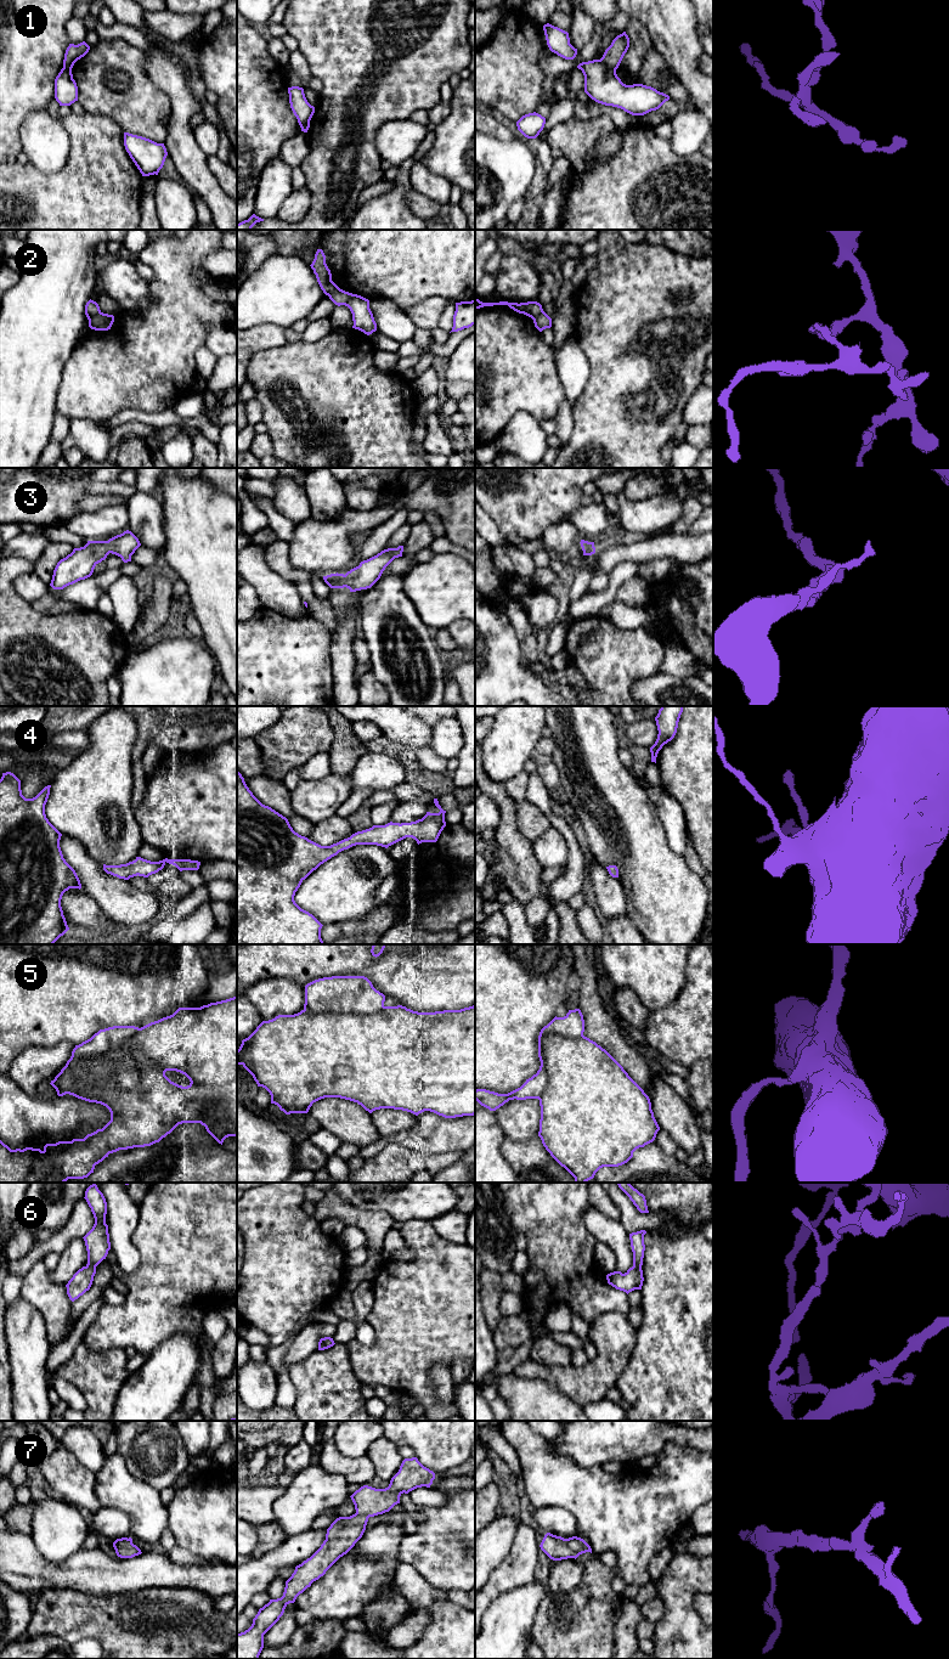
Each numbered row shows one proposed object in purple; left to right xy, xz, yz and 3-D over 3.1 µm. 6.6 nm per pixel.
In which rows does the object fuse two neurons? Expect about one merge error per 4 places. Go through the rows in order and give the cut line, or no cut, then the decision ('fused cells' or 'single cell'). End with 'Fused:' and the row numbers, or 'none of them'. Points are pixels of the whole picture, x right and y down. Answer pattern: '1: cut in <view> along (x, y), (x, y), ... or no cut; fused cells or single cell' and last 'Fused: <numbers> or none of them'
1: cut in yz along (598, 60), (608, 68), (615, 71); fused cells
2: cut in xy along (100, 311), (89, 320); fused cells
3: no cut; single cell
4: no cut; single cell
5: cut in yz along (582, 1034), (547, 1033), (542, 1038), (547, 1085), (538, 1099); fused cells
6: no cut; single cell
7: no cut; single cell
Fused: 1, 2, 5

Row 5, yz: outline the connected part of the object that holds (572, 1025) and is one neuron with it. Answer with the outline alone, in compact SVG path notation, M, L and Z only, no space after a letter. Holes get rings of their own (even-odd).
M580 1009L569 1010L564 1017L554 1017L544 1026L538 1036L538 1057L541 1061L540 1070L518 1089L508 1094L498 1094L486 1089L475 1090L475 1100L490 1111L496 1111L509 1100L540 1099L547 1087L547 1072L542 1054L542 1038L549 1033L560 1033L569 1038L578 1038L583 1036L584 1020Z

